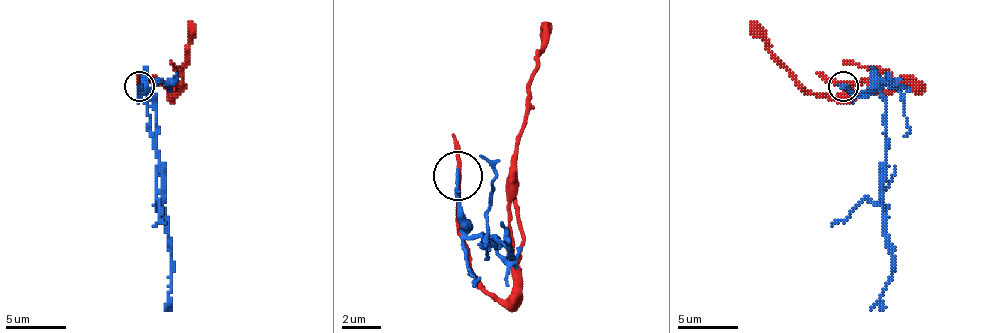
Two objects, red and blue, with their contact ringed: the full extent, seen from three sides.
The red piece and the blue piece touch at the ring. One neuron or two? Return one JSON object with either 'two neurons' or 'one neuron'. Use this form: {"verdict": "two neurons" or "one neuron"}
{"verdict": "two neurons"}

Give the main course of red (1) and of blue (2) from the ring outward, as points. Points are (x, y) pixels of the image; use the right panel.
1: (844, 85), (913, 79), (919, 85), (820, 97), (781, 64), (751, 22)
2: (844, 85), (856, 94), (880, 91), (886, 103), (883, 217), (892, 247), (892, 280), (871, 310)

